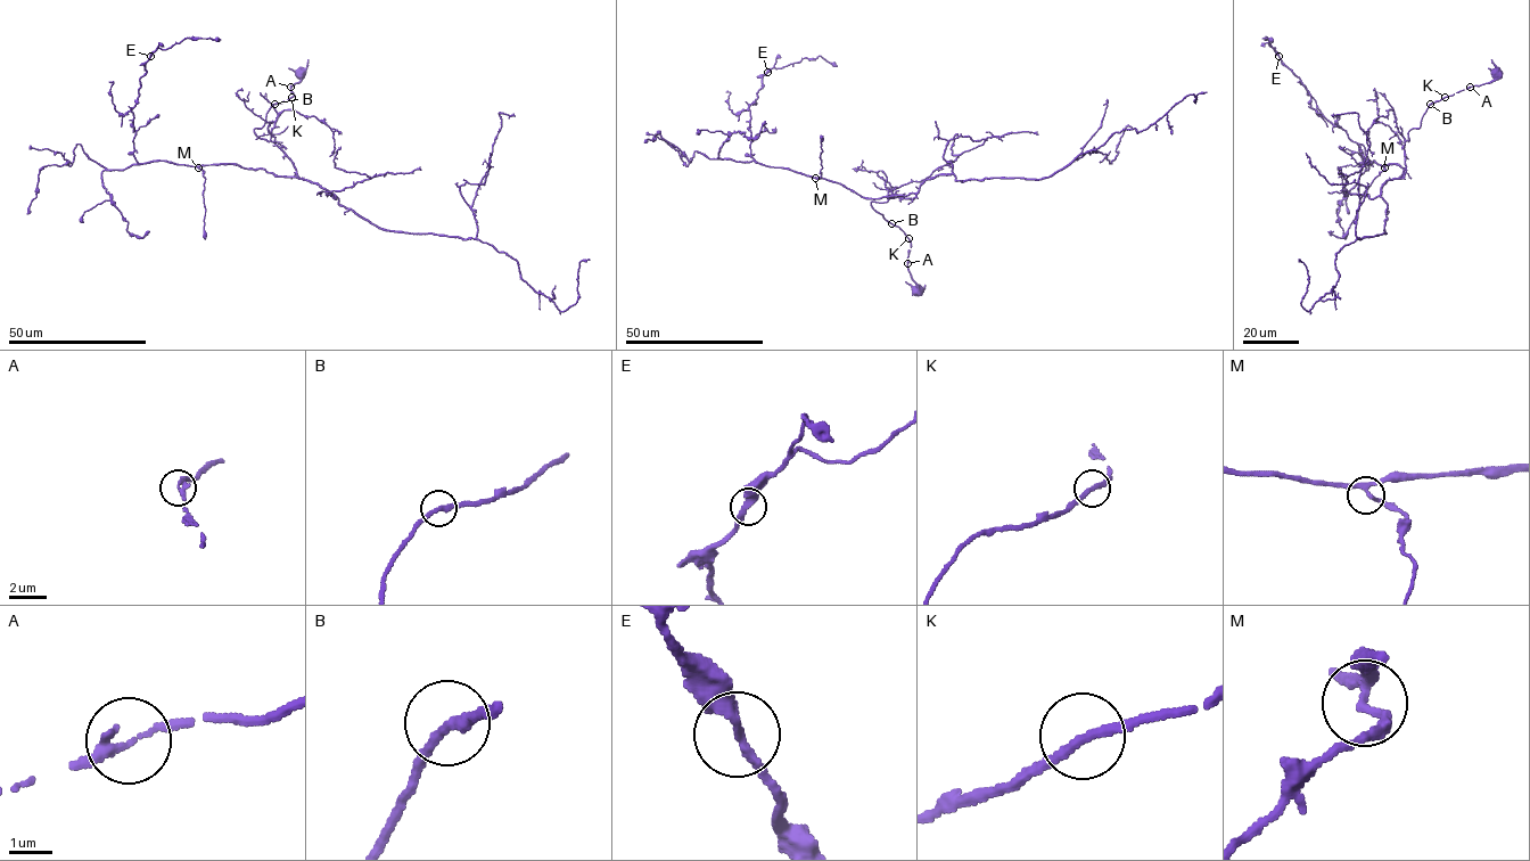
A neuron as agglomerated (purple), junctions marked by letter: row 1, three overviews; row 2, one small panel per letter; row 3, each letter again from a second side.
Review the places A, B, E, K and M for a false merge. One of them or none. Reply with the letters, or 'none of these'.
none of these

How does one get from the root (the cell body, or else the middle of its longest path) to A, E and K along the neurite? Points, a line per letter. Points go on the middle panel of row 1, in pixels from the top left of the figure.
A: (916, 289), (907, 263)
E: (916, 289), (909, 238), (871, 204), (914, 194), (864, 198), (750, 156), (748, 107), (767, 72)
K: (916, 289), (907, 264), (909, 238)

